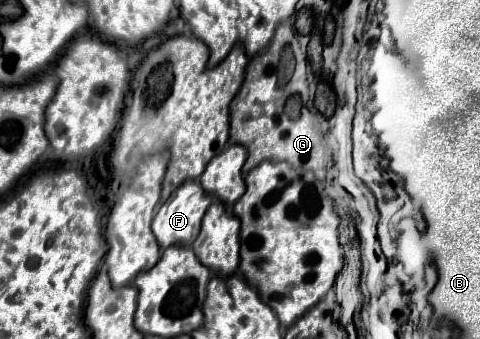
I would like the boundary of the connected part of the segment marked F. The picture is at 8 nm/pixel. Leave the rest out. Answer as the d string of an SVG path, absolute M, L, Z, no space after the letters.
M185 181L181 183L171 195L169 199L159 207L155 219L153 219L153 235L155 239L159 241L161 249L167 249L169 245L191 245L199 233L199 227L201 227L201 219L207 211L207 207L211 205L213 197L207 195L207 191L203 191L203 187L199 185L199 181Z

